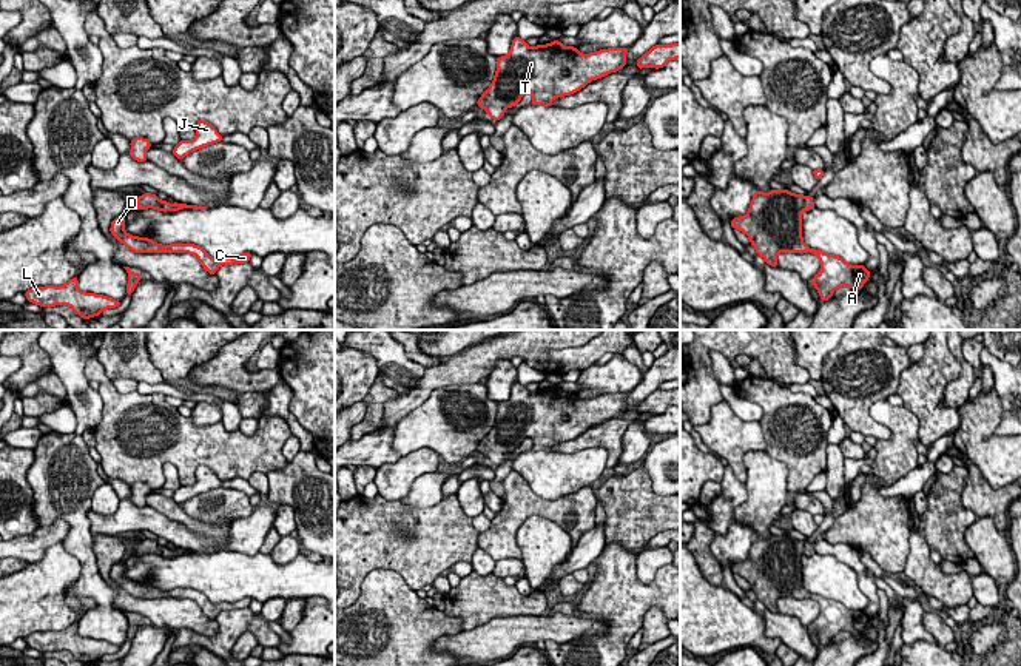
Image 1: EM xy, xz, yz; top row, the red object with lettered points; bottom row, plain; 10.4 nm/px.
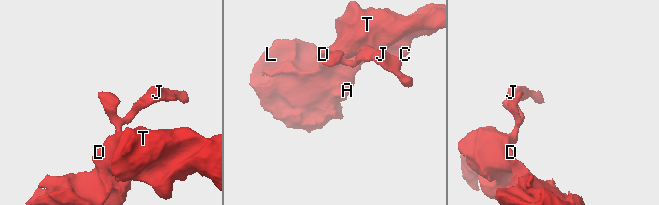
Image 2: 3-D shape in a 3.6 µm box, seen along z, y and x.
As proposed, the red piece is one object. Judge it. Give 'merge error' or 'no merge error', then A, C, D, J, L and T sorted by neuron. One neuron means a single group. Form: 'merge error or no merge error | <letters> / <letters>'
no merge error | A C D J L T

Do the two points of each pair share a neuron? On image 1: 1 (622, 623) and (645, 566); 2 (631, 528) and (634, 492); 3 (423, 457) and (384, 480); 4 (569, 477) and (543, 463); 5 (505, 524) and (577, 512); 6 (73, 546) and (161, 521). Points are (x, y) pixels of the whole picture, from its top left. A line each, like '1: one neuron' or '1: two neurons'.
1: two neurons
2: one neuron
3: one neuron
4: one neuron
5: one neuron
6: two neurons

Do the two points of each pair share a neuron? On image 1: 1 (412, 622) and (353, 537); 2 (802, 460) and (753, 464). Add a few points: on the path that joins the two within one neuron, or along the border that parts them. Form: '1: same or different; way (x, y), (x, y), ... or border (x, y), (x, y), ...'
1: different; border (409, 586), (394, 571), (372, 569), (357, 600)
2: different; border (765, 450), (785, 464), (788, 491)

